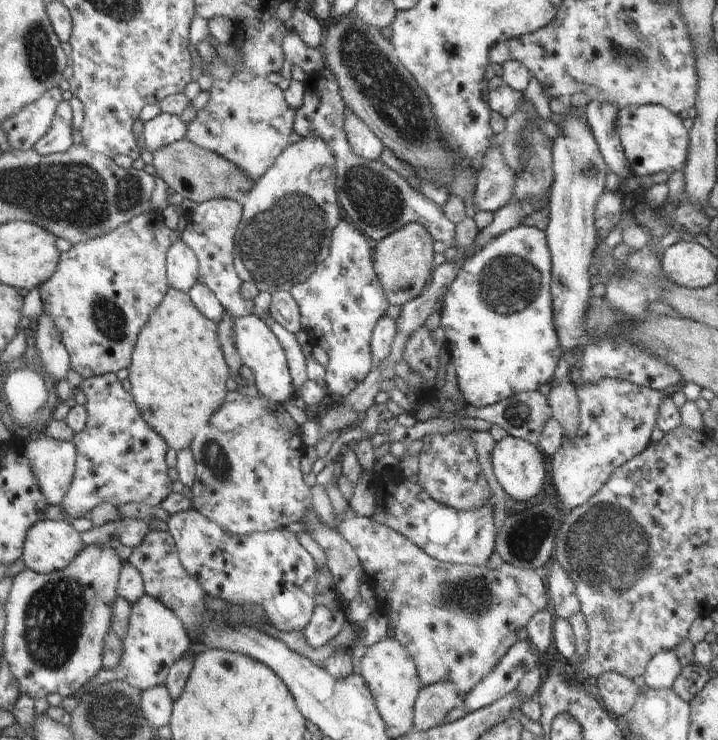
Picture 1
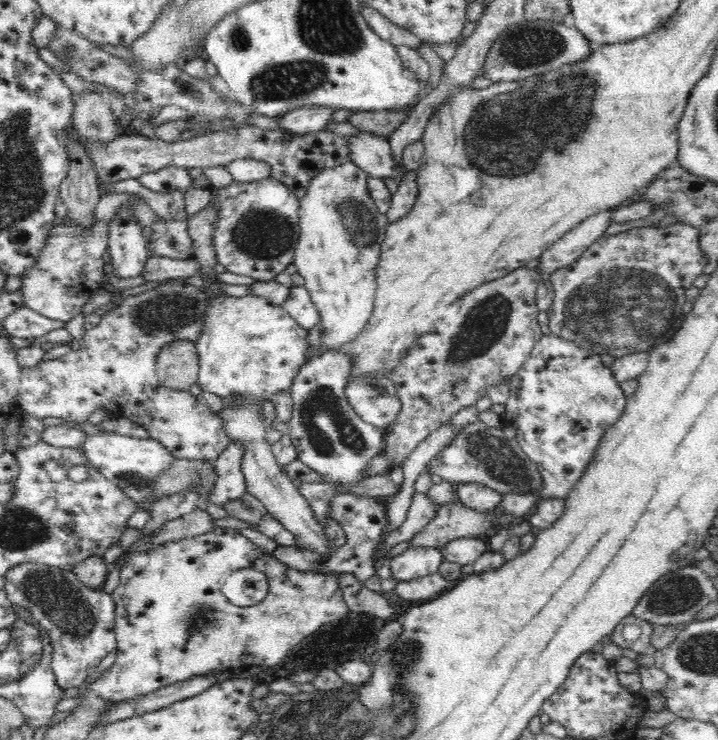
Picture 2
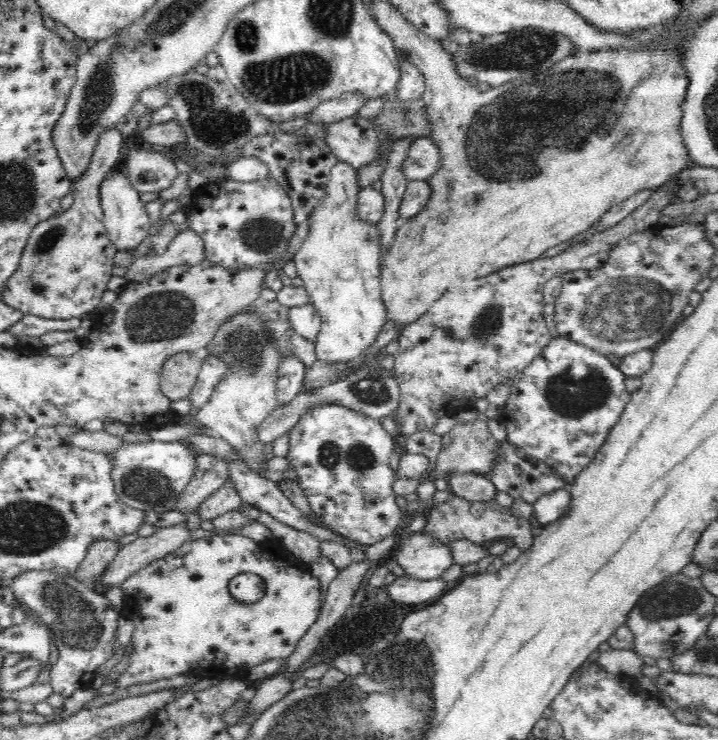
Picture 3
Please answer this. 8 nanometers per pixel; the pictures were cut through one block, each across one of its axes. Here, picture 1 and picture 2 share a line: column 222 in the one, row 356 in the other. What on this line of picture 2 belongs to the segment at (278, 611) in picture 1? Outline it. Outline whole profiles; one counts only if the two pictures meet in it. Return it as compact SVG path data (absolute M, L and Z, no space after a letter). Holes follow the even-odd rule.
M544 335L534 346L531 356L526 359L522 369L507 381L510 394L505 404L505 413L501 417L506 425L512 426L516 431L515 440L526 453L526 457L539 465L544 486L540 490L541 498L565 499L590 465L606 430L622 416L627 396L611 368L602 364L598 354L558 336Z

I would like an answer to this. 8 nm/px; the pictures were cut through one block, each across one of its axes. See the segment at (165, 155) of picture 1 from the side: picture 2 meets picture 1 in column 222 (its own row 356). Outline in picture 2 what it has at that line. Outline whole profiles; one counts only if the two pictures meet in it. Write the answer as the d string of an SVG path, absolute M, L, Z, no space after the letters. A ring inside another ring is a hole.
M194 342L171 343L156 358L157 378L162 386L186 392L197 384L199 356Z

